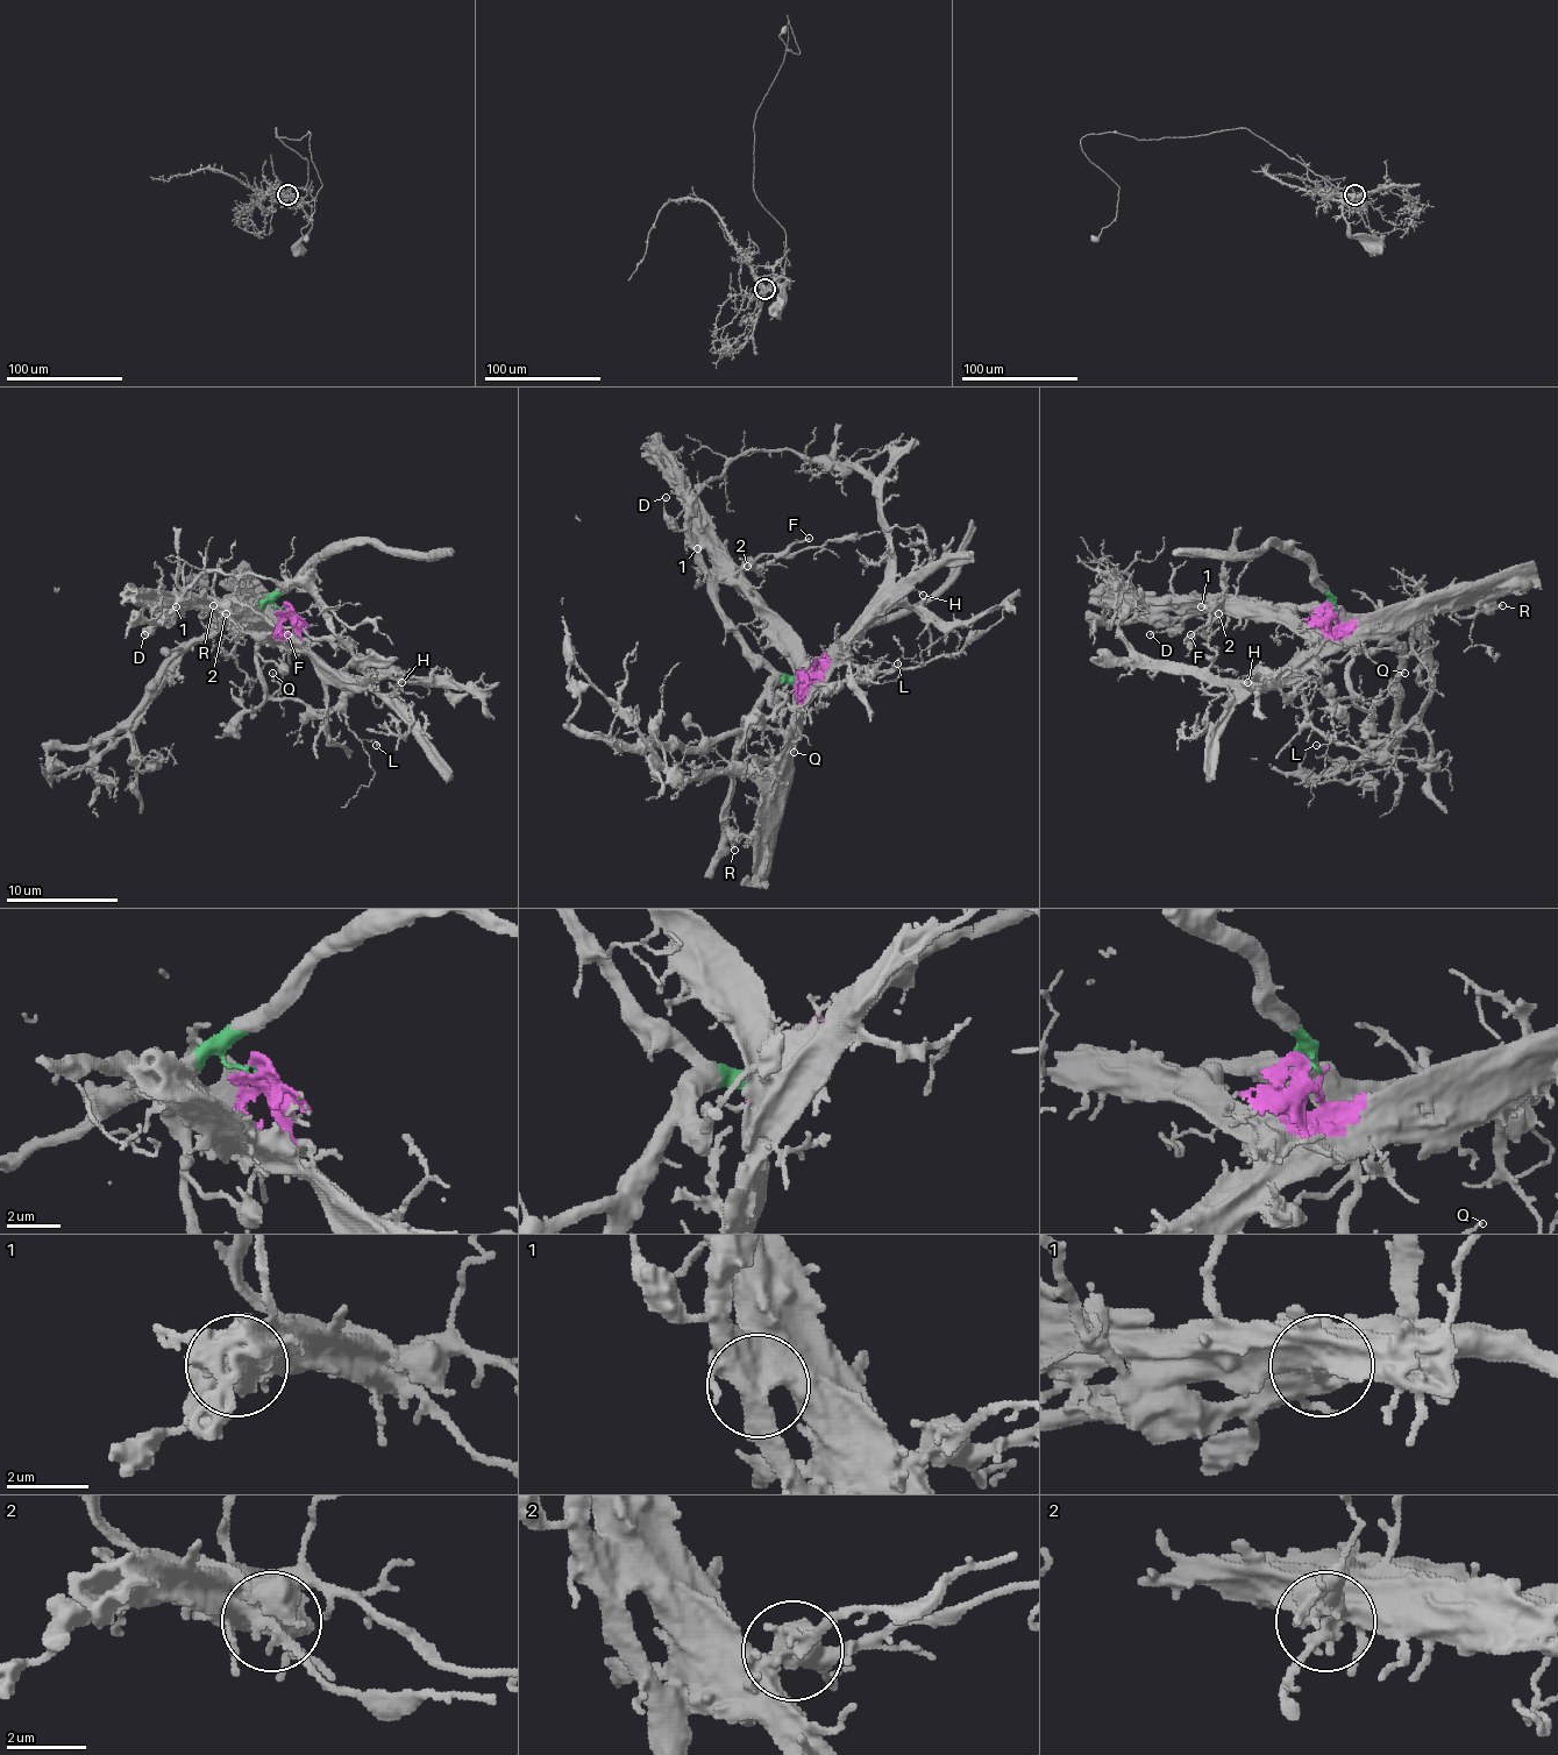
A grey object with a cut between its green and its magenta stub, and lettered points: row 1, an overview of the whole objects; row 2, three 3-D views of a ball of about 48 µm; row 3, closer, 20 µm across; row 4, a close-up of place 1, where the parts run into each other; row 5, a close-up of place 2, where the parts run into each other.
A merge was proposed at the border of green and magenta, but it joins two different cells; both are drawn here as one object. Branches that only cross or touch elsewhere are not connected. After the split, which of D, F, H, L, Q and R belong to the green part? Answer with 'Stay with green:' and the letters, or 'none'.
Stay with green: D, L, Q, R

